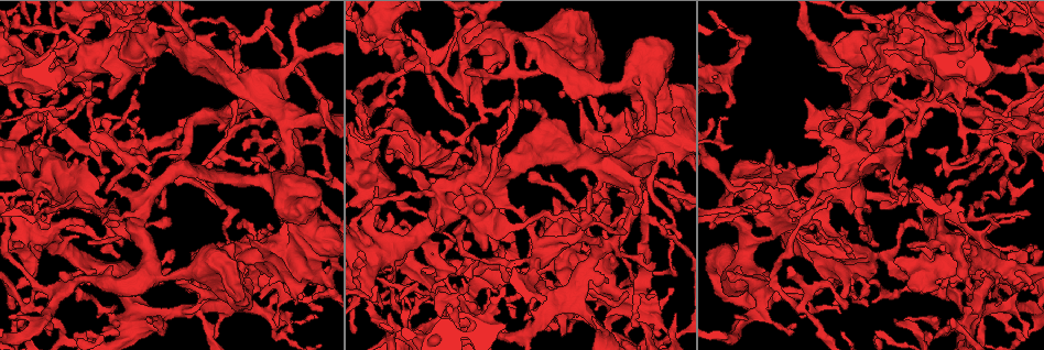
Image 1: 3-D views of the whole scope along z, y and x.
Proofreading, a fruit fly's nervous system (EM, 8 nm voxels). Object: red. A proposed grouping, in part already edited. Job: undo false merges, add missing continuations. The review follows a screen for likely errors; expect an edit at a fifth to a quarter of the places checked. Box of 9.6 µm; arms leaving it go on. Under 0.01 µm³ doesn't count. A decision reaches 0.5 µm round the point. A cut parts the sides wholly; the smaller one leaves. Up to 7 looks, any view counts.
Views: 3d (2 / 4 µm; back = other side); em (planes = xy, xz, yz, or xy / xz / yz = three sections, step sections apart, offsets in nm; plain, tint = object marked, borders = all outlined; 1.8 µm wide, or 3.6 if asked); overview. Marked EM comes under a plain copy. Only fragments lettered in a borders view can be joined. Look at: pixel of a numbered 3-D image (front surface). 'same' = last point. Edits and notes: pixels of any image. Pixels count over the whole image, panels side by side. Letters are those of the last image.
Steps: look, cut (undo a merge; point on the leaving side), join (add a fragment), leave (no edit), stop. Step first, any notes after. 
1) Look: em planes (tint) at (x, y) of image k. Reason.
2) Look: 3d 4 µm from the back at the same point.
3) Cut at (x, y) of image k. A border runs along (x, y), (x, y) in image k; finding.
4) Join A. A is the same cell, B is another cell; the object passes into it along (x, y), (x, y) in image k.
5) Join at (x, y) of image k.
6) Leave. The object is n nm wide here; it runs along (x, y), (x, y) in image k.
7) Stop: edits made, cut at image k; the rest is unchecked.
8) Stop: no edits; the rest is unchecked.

Look: 3d 4 µm at (865, 237) of image 1. Narrows sharply.

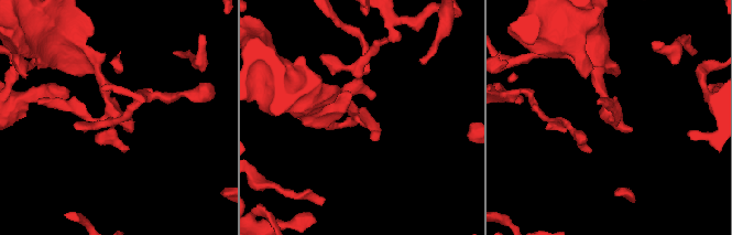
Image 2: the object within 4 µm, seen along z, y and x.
Look: em 3.6 µm planes (borders) at (355, 118) of image 2. Need the tissue.

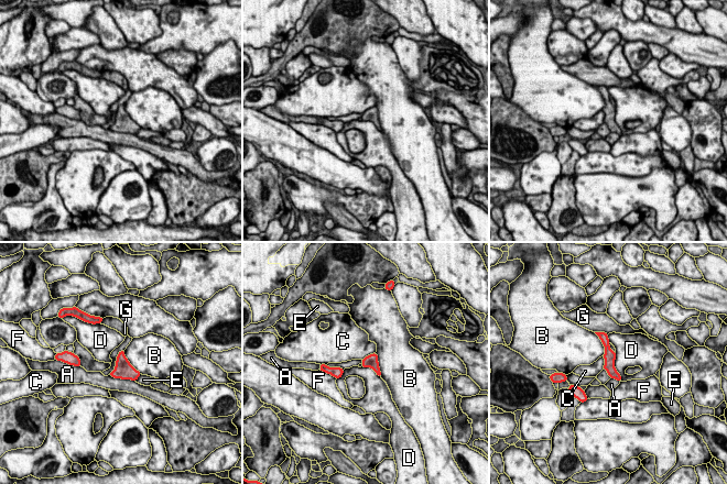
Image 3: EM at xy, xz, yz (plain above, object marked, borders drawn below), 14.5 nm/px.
Leave. The object is 180 nm wide here; A, B, C, D, E, F and G are other cells; a border runs along (615, 352), (615, 369), (621, 381) in image 3; continuous, no second neuron.

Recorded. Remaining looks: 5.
Look: em 3.6 µm planes (borders) at (644, 57) of image 1. Sudden change in width.

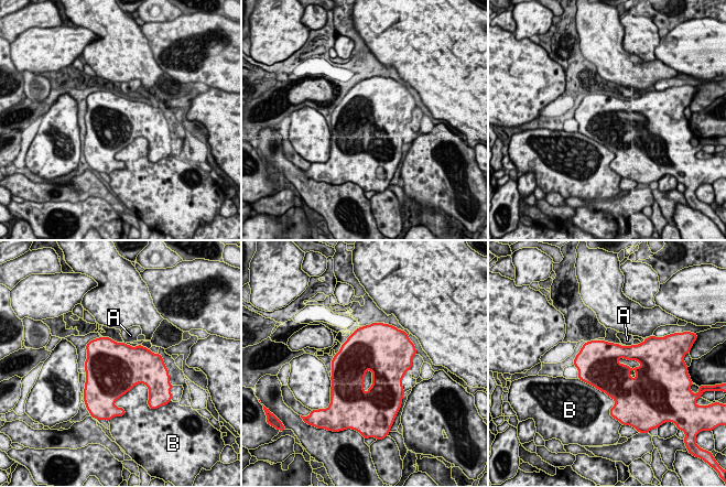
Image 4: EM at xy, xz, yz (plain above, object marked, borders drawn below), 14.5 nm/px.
Leave. The longest contact is with B, 650 nm; A and B are other cells; a border runs along (631, 344), (626, 346) in image 4; one neuron here.

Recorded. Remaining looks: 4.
Look: em planes (borders) at (628, 211) of image 1. Touches itself.

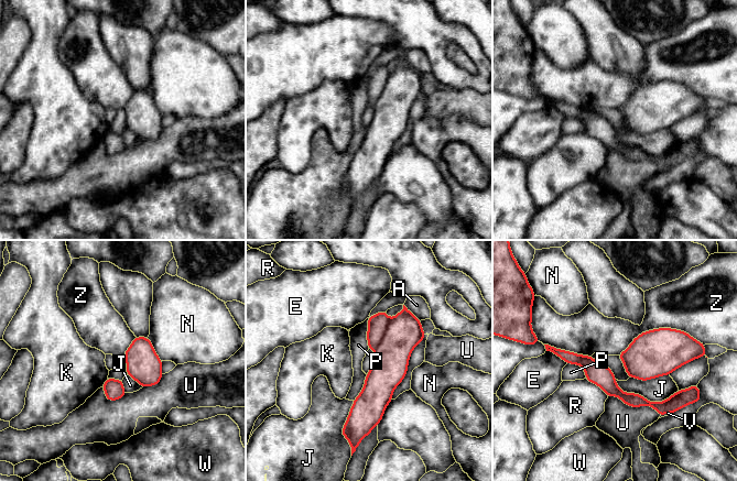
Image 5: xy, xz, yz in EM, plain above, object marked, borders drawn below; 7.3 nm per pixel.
Cut at (378, 323) of image 5. The object is 220 nm wide here; A, E, J, K, N, P, R, U, V, W and Z are other cells; a border runs along (390, 318), (374, 348) in image 5; a second neuron is stuck on.

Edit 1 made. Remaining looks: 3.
Stop: edits made, cut at image 5; the rest is unchecked.

